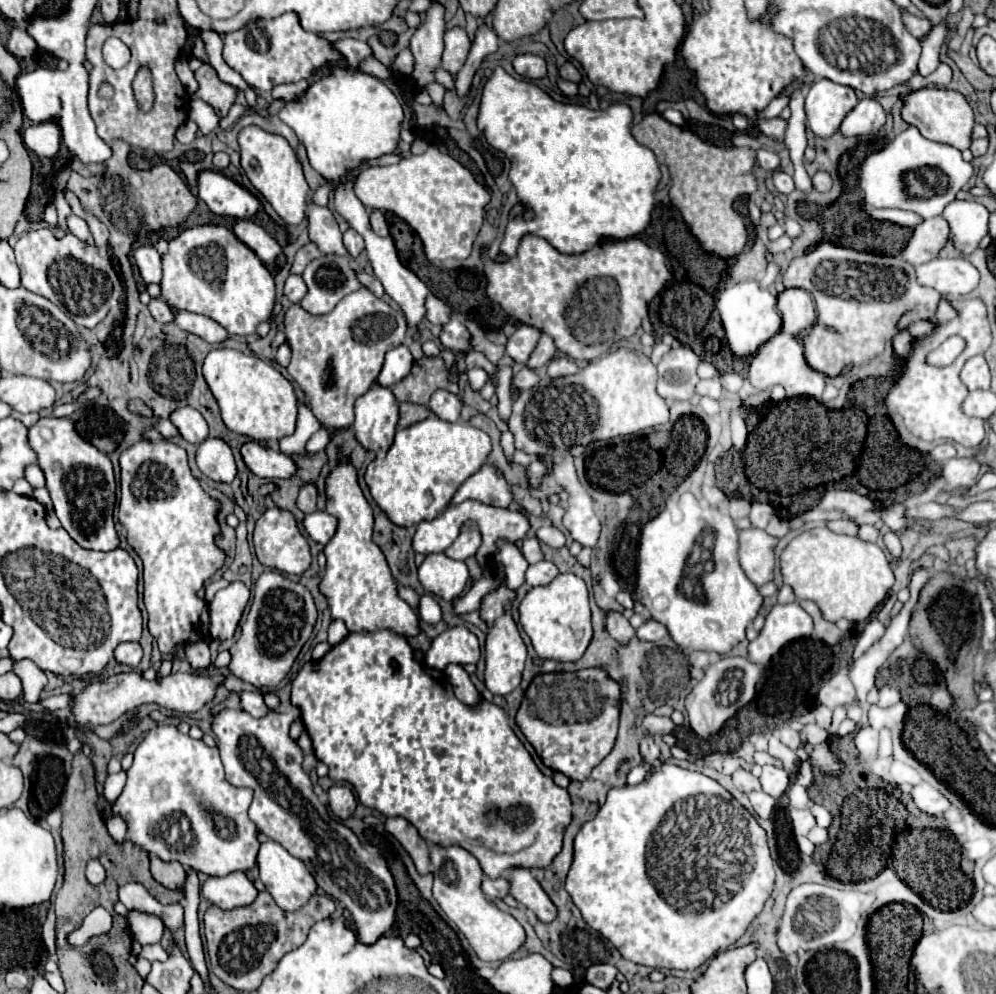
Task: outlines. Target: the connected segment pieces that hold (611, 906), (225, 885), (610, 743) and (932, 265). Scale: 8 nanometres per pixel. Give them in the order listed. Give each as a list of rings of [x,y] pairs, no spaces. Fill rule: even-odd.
[[[661,764],[653,768],[641,784],[609,790],[607,802],[601,806],[597,816],[585,822],[575,836],[575,858],[567,874],[567,892],[571,894],[575,906],[581,910],[583,920],[593,930],[603,934],[625,960],[649,968],[697,970],[719,950],[735,944],[743,936],[751,920],[763,910],[763,904],[773,890],[775,870],[769,856],[765,830],[743,806],[737,804],[729,792],[723,790],[723,786],[713,780],[709,784],[709,780],[711,778],[701,772],[685,770],[675,764]],[[687,798],[689,802],[677,802]],[[645,850],[649,874],[645,870]],[[679,852],[713,852],[719,860],[715,858],[713,866],[705,866],[705,872],[693,872],[693,876],[681,876],[679,864],[671,864],[671,870],[667,872],[665,856],[681,856]],[[721,852],[743,852],[743,856],[721,860]]]
[[[233,872],[223,878],[209,878],[203,884],[203,896],[221,910],[233,910],[237,906],[249,906],[257,898],[255,886],[243,872]]]
[[[601,668],[577,672],[537,674],[515,714],[515,724],[531,742],[543,764],[583,782],[591,770],[613,750],[621,714],[621,686]]]
[[[935,258],[917,266],[917,280],[943,296],[957,298],[975,290],[979,272],[965,258]]]

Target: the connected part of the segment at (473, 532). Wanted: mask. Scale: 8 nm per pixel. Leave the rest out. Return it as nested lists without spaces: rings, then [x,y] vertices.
[[[467,522],[459,534],[459,538],[445,550],[445,556],[453,558],[453,560],[465,560],[469,556],[473,556],[477,552],[481,544],[481,536],[475,528],[473,522]]]

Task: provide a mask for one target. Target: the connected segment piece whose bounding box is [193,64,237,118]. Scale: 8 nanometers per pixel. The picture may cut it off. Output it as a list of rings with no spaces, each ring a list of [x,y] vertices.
[[[203,64],[199,70],[195,70],[195,78],[199,82],[199,90],[193,96],[211,104],[221,118],[227,116],[237,98],[237,88],[221,82],[217,78],[217,72],[209,64]]]

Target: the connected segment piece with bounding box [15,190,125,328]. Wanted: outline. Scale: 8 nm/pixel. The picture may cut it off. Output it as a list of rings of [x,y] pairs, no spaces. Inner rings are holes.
[[[65,190],[65,196],[63,191],[56,192],[54,204],[58,212],[58,222],[55,228],[61,228],[65,232],[65,236],[55,238],[53,228],[45,226],[45,228],[31,230],[17,240],[15,256],[17,256],[17,266],[21,270],[21,286],[35,294],[49,298],[53,304],[57,304],[61,310],[65,310],[77,322],[77,326],[93,328],[125,296],[123,284],[121,284],[111,260],[105,256],[109,250],[107,248],[109,230],[97,216],[93,216],[79,204],[79,198],[71,190]],[[71,210],[87,222],[97,246],[91,240],[79,240],[75,234],[71,234],[71,230],[67,228],[67,216],[71,214]]]

